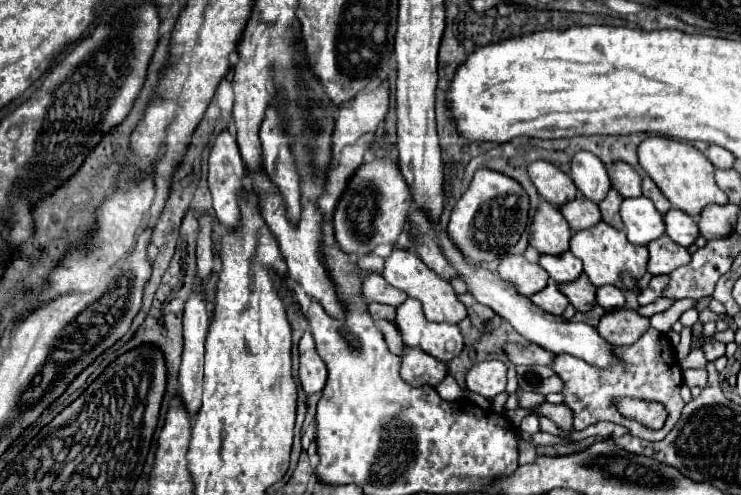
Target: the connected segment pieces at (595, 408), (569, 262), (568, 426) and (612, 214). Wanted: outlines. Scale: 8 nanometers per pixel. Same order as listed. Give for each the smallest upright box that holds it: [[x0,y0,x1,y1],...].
[[551,328,685,440],[539,252,583,284],[537,404,573,432],[599,188,623,230]]

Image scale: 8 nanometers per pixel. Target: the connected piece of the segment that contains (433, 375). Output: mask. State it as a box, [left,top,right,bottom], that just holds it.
[401,348,447,386]

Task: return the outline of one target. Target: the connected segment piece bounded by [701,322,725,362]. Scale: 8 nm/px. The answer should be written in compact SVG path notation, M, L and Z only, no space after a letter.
M707 322L705 326L703 326L703 352L705 352L705 358L709 360L709 362L713 362L713 360L717 360L719 356L723 356L725 354L725 344L721 344L721 342L717 342L715 338L713 338L713 334L715 334L715 322Z

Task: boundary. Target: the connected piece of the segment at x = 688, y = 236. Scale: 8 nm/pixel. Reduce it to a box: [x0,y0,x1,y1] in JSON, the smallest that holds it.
[665,208,699,248]

